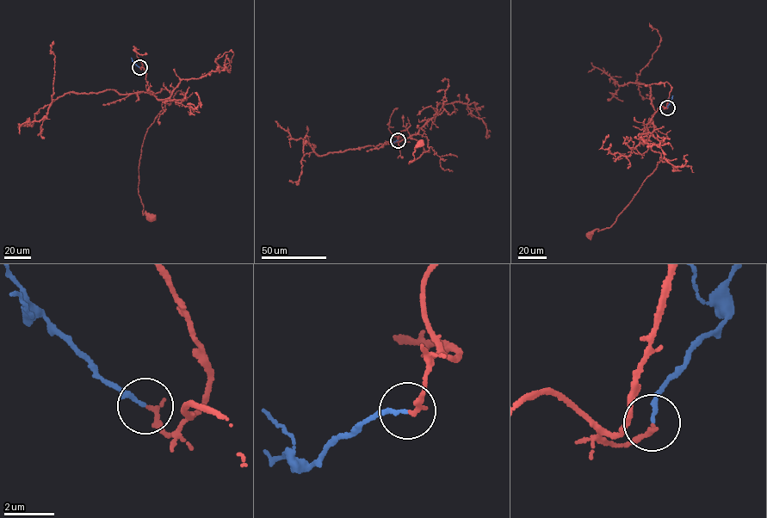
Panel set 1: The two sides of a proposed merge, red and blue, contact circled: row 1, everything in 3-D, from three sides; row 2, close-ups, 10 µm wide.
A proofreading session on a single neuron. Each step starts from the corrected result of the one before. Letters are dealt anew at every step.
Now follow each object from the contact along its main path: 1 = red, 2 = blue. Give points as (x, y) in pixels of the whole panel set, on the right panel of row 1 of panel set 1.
1: (667, 107), (659, 107), (646, 126), (648, 144), (662, 159), (609, 227), (589, 235)
2: (667, 107), (672, 95)

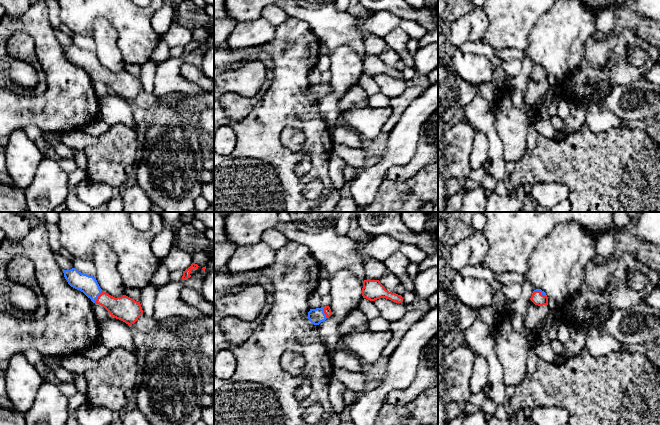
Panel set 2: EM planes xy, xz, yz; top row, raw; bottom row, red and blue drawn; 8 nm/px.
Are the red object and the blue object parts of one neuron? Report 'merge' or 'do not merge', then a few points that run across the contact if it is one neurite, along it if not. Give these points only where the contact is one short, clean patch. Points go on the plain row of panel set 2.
merge; line xy (124, 84), (118, 84), (98, 73), (87, 60)

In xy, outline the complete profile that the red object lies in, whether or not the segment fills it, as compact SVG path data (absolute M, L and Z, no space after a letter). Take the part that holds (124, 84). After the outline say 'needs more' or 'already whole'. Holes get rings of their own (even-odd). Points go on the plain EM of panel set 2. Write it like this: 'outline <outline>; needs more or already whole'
outline M76 44L63 46L68 60L83 68L93 79L103 82L109 90L129 102L134 100L143 90L140 78L123 71L113 73L104 68L95 53L79 48Z; needs more

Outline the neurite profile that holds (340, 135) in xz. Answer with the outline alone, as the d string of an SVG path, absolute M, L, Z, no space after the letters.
M342 124L331 130L331 137L334 145L344 144L351 148L362 148L364 145L358 133L349 130Z

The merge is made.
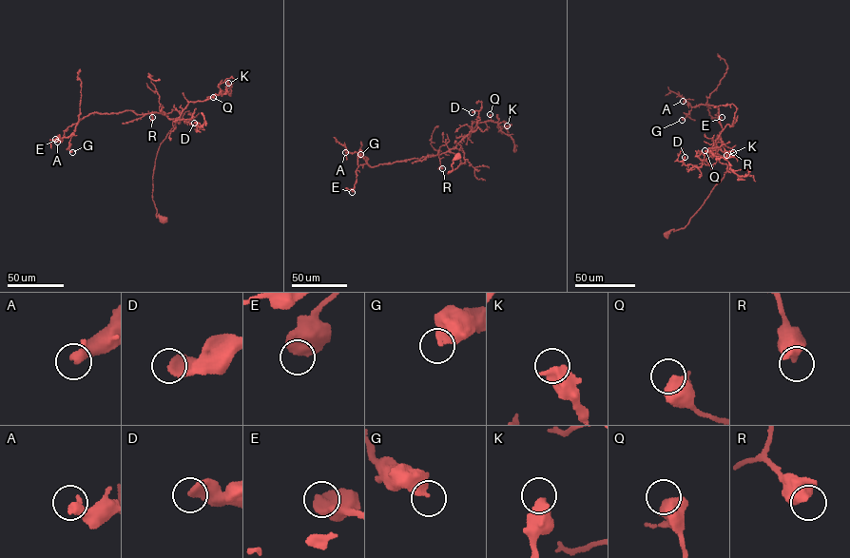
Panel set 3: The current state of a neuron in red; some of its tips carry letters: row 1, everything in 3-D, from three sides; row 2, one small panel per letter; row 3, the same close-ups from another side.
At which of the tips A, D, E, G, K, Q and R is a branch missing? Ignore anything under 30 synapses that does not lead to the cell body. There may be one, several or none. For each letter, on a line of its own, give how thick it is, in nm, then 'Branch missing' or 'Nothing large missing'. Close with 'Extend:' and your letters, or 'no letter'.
A: Thickness 440 nm. Branch missing
D: Thickness 400 nm. Nothing large missing
E: Thickness 700 nm. Nothing large missing
G: Thickness 480 nm. Nothing large missing
K: Thickness 550 nm. Nothing large missing
Q: Thickness 440 nm. Nothing large missing
R: Thickness 600 nm. Nothing large missing
Extend: A

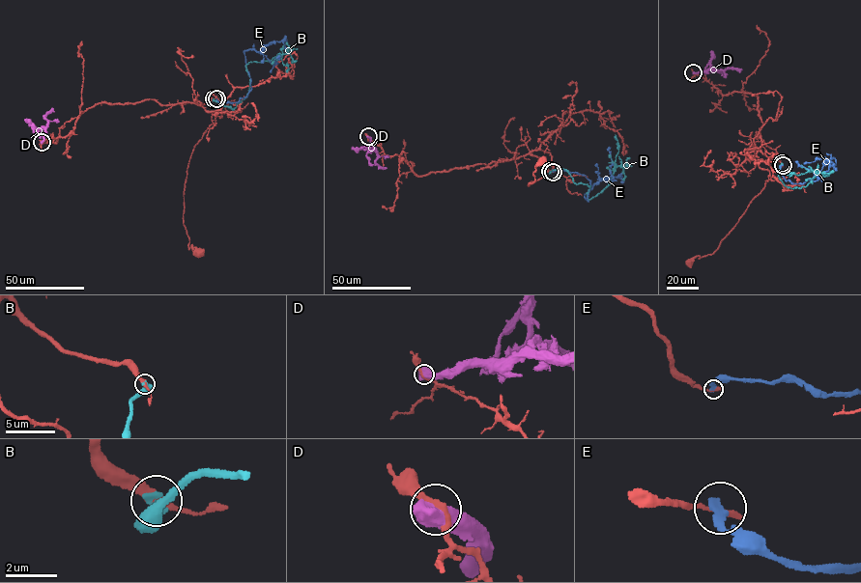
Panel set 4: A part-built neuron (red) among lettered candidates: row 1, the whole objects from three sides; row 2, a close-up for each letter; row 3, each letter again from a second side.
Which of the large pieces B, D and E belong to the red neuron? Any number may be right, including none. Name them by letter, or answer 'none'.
B

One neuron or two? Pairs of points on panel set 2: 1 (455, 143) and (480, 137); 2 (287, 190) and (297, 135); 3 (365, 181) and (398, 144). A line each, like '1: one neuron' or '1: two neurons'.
1: two neurons
2: two neurons
3: one neuron

